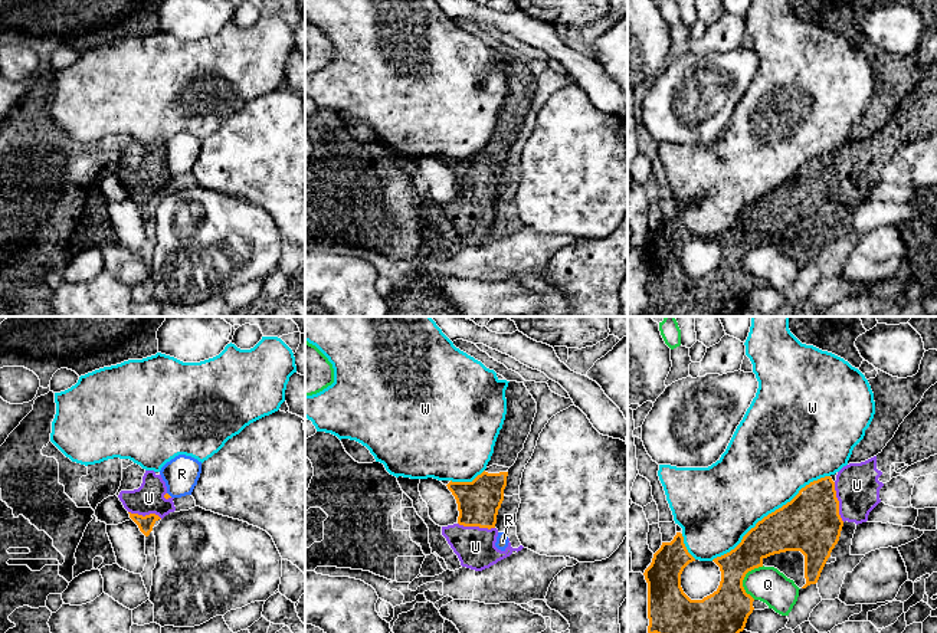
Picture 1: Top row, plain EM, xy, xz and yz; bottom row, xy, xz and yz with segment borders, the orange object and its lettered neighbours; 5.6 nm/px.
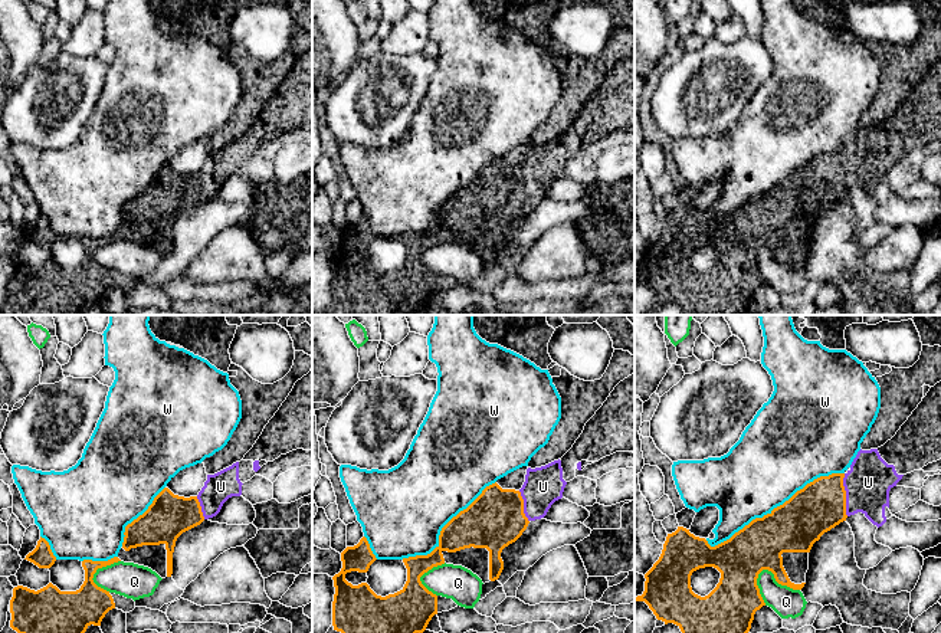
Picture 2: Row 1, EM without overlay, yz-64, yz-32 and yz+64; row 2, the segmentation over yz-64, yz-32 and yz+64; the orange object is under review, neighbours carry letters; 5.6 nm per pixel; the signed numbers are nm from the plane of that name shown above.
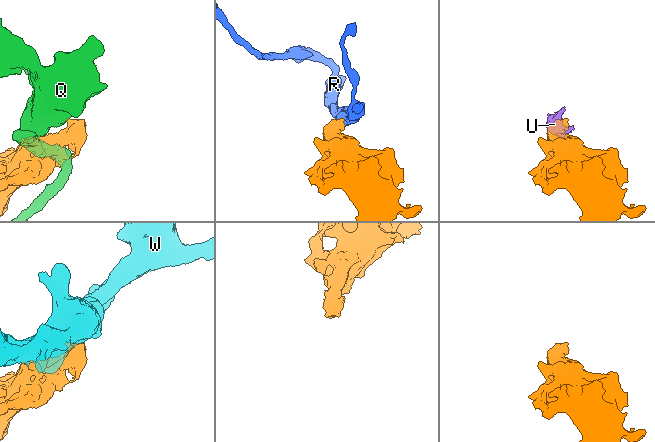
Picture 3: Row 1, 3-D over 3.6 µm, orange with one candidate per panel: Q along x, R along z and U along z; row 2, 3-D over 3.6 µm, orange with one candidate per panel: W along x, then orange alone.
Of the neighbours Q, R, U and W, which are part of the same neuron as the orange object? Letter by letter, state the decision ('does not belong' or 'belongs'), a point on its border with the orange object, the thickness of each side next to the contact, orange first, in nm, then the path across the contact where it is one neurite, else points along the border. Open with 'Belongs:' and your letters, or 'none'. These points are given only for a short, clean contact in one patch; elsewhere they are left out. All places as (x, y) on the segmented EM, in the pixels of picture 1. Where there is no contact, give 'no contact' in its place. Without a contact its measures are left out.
Belongs: U
Q: does not belong; meets orange in yz at (743, 579); 240 nm thick on the orange side, 200 nm on the other
R: does not belong; meets orange in xy at (169, 495); 20 nm thick on the orange side, 190 nm on the other; border along xy (167, 492), (171, 497)
U: belongs; meets orange in yz at (838, 502); 340 nm thick on the orange side, 240 nm on the other; runs through yz (811, 522), (829, 504), (838, 502), (857, 485)
W: does not belong; meets orange in yz at (769, 514); 340 nm thick on the orange side, 460 nm on the other

